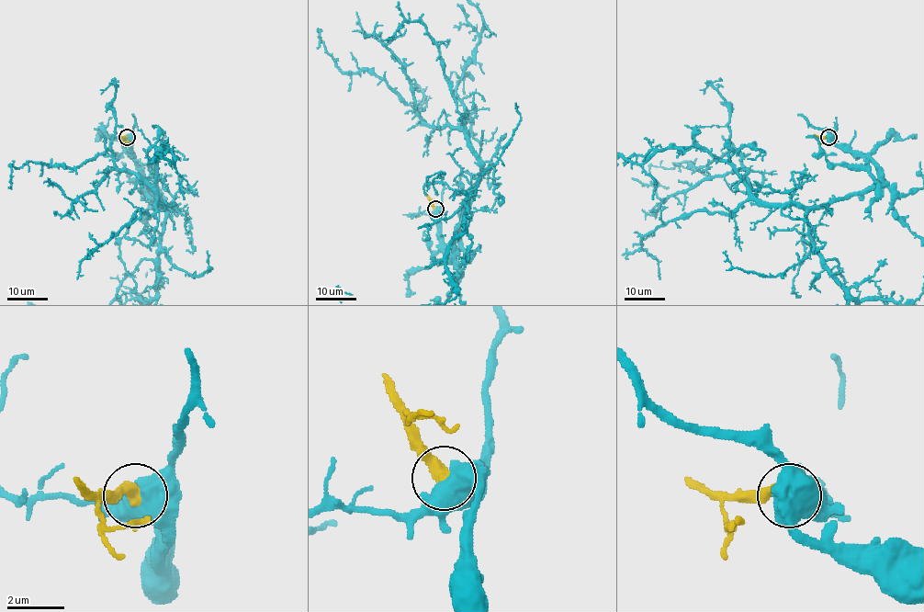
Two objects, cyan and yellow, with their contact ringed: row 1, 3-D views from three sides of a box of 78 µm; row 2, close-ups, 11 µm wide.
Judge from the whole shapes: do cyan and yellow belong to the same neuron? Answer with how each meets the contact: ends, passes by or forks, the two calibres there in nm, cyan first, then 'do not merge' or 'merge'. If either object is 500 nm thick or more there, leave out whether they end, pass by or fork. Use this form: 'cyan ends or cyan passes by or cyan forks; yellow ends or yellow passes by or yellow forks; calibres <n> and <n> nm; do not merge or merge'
calibres 850 and 480 nm; do not merge

